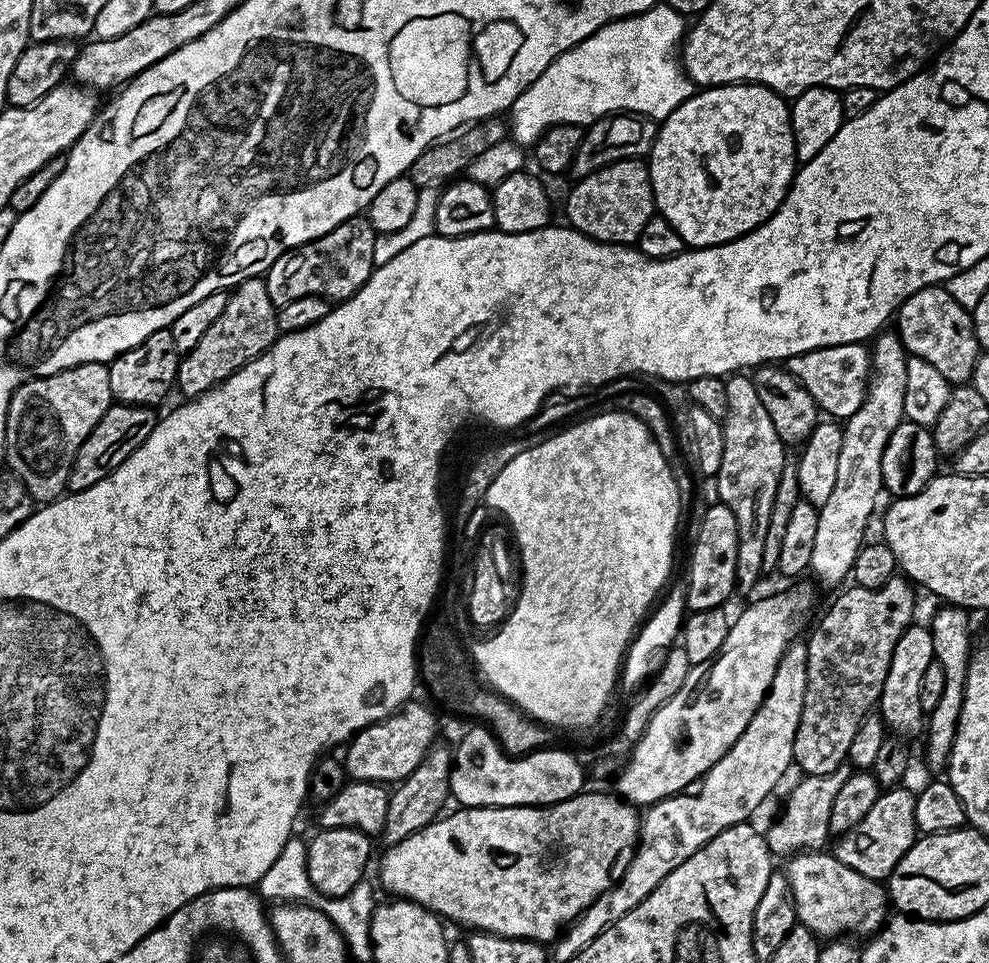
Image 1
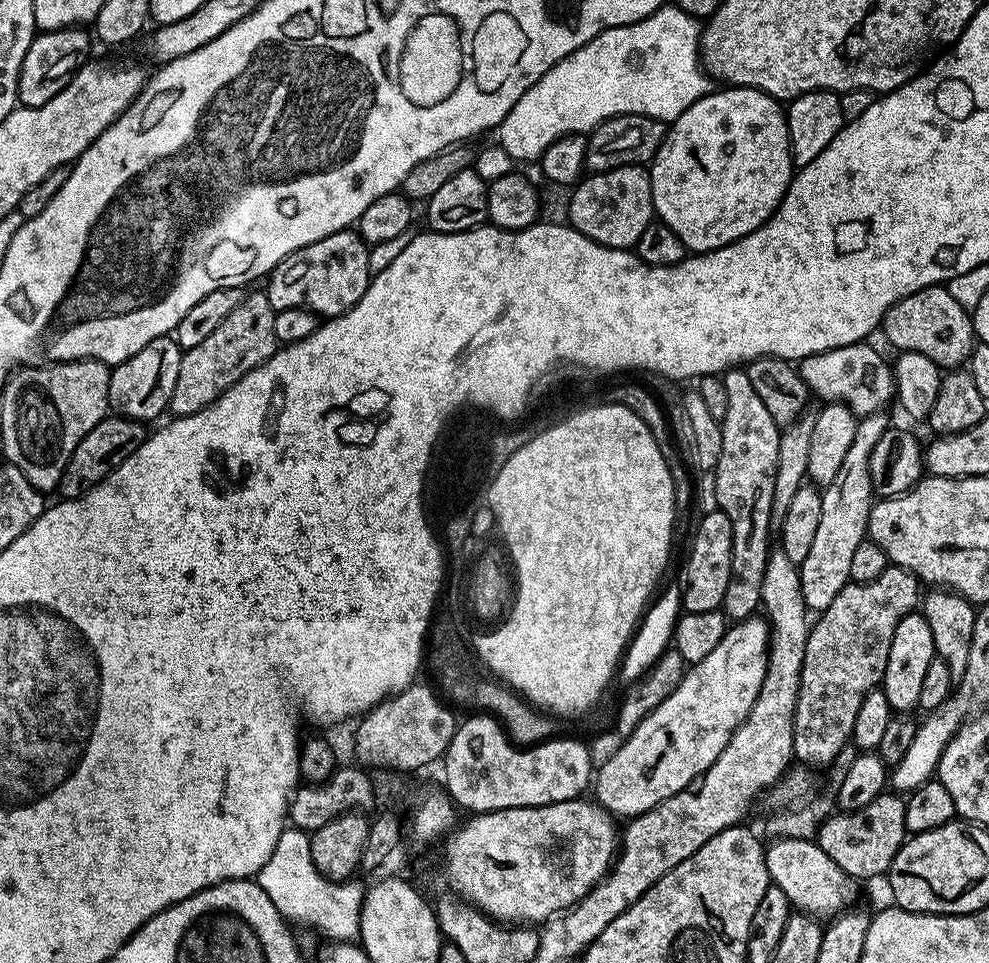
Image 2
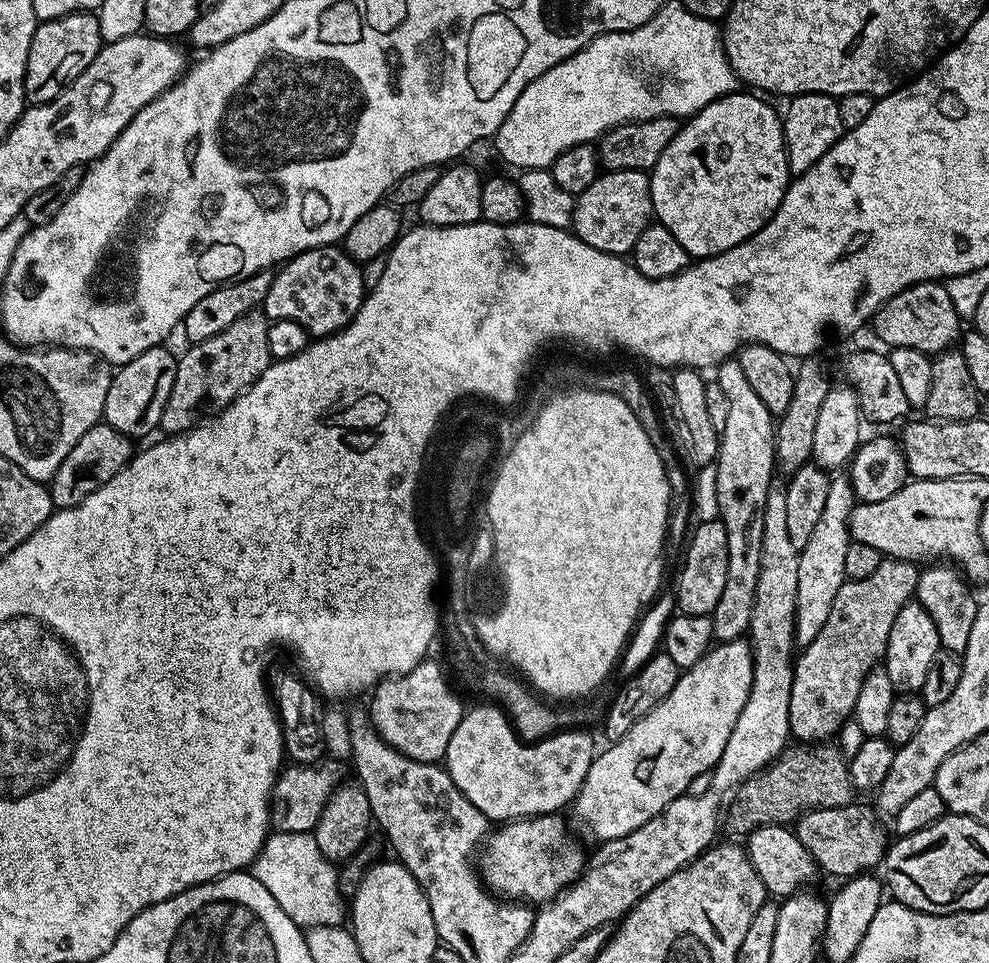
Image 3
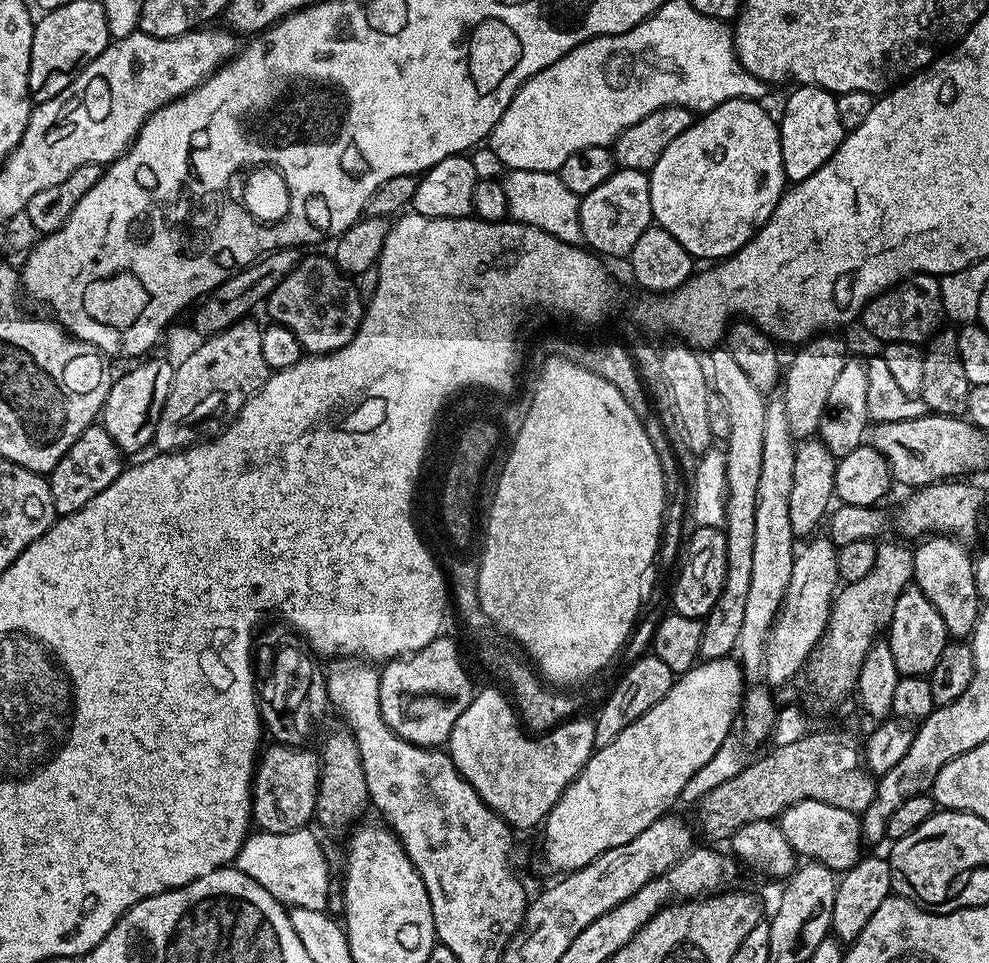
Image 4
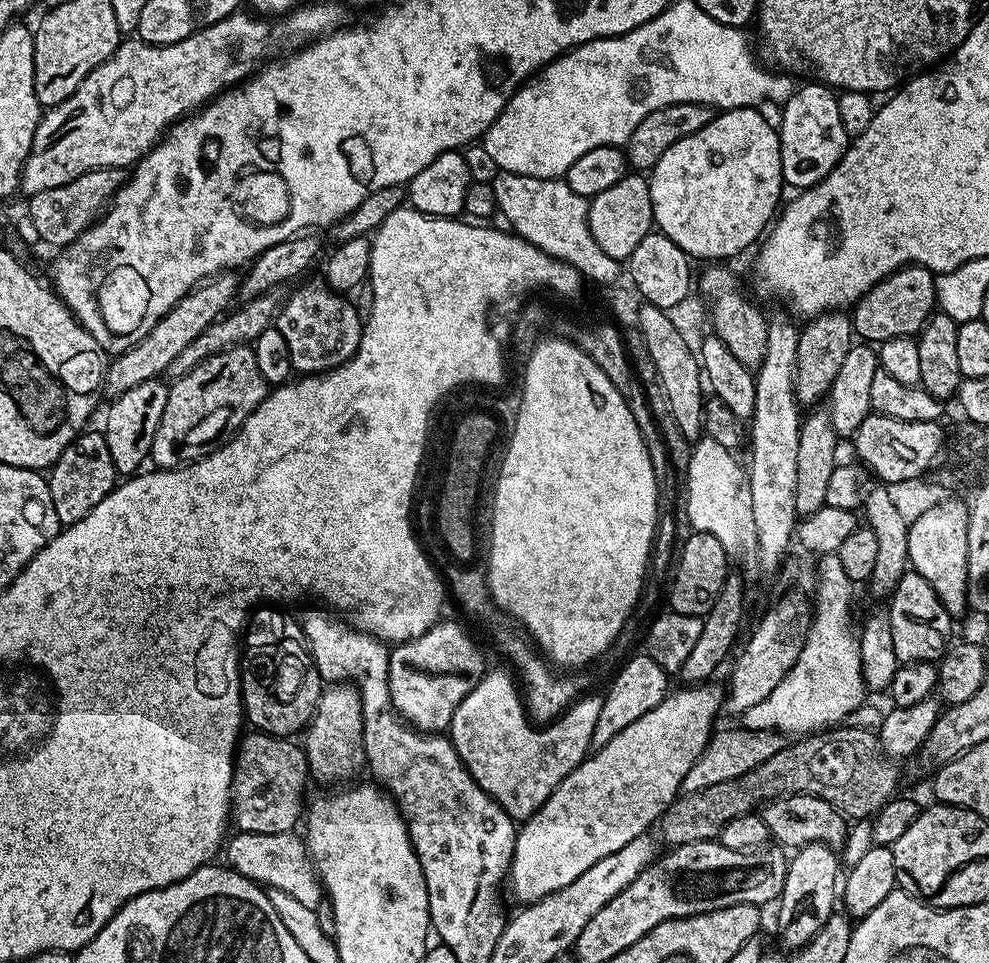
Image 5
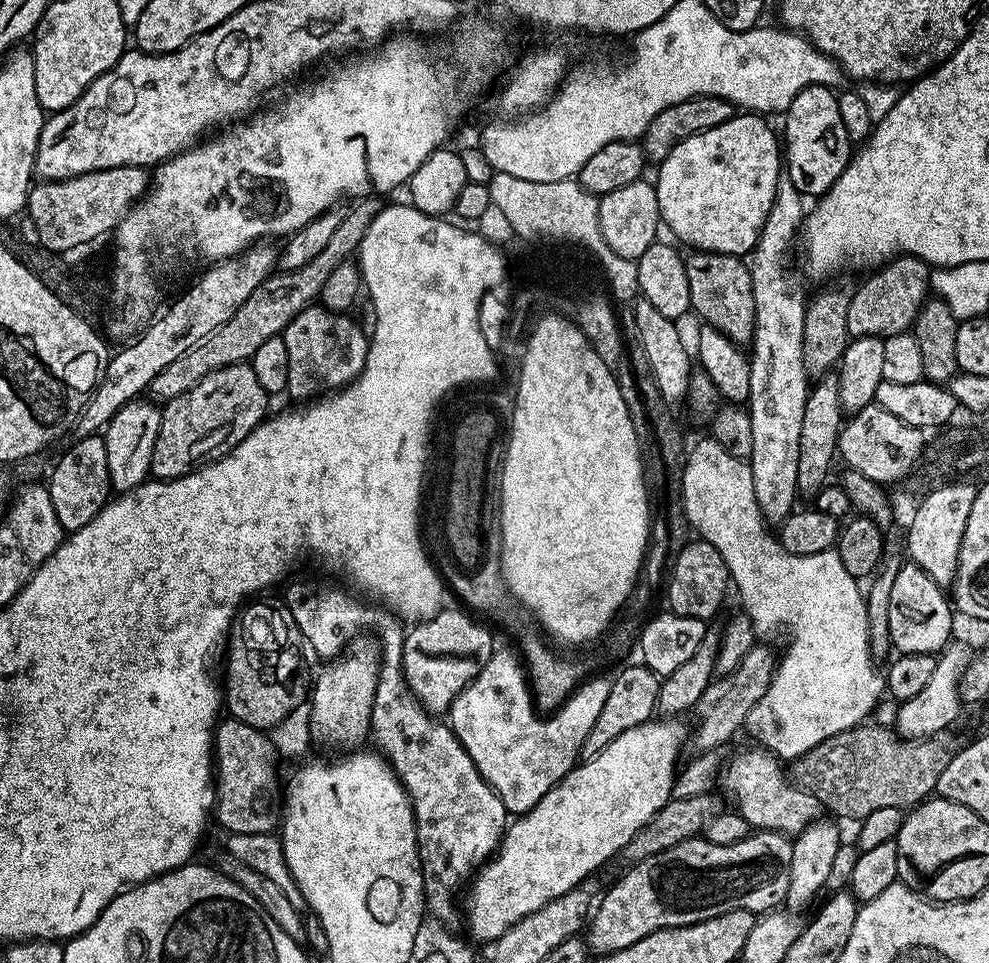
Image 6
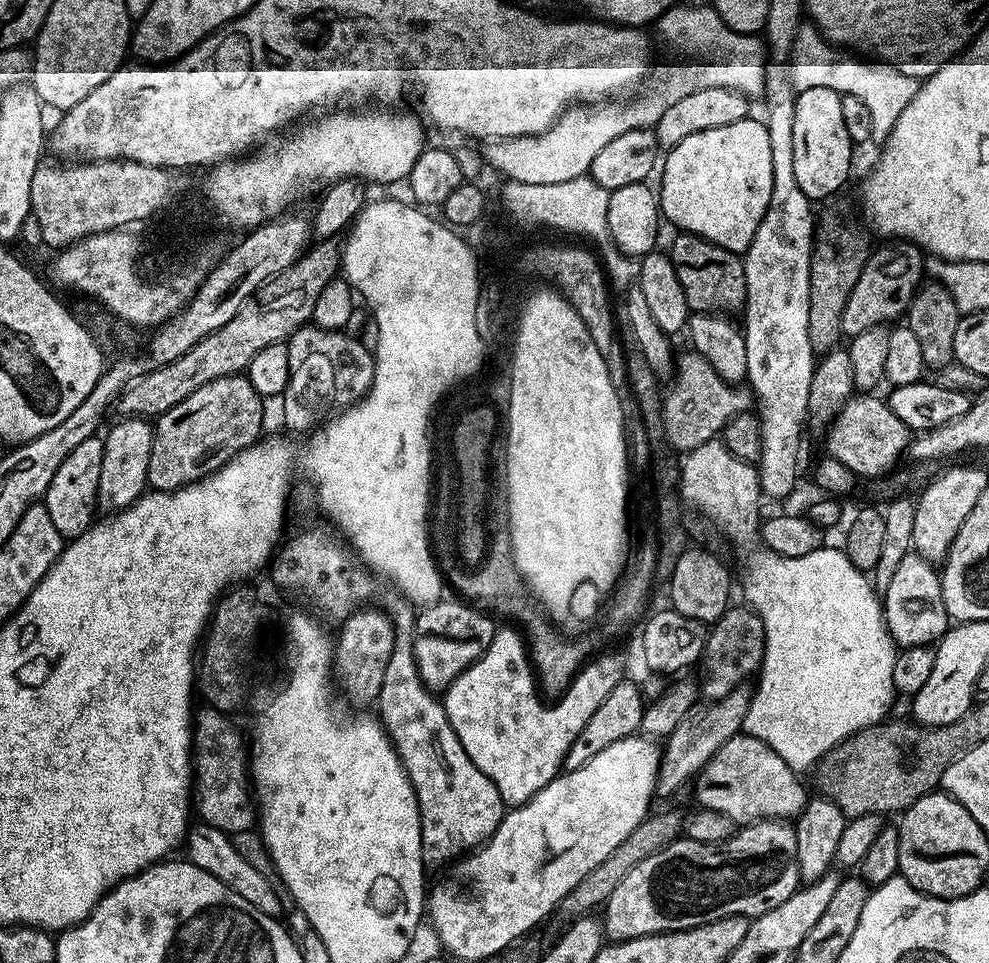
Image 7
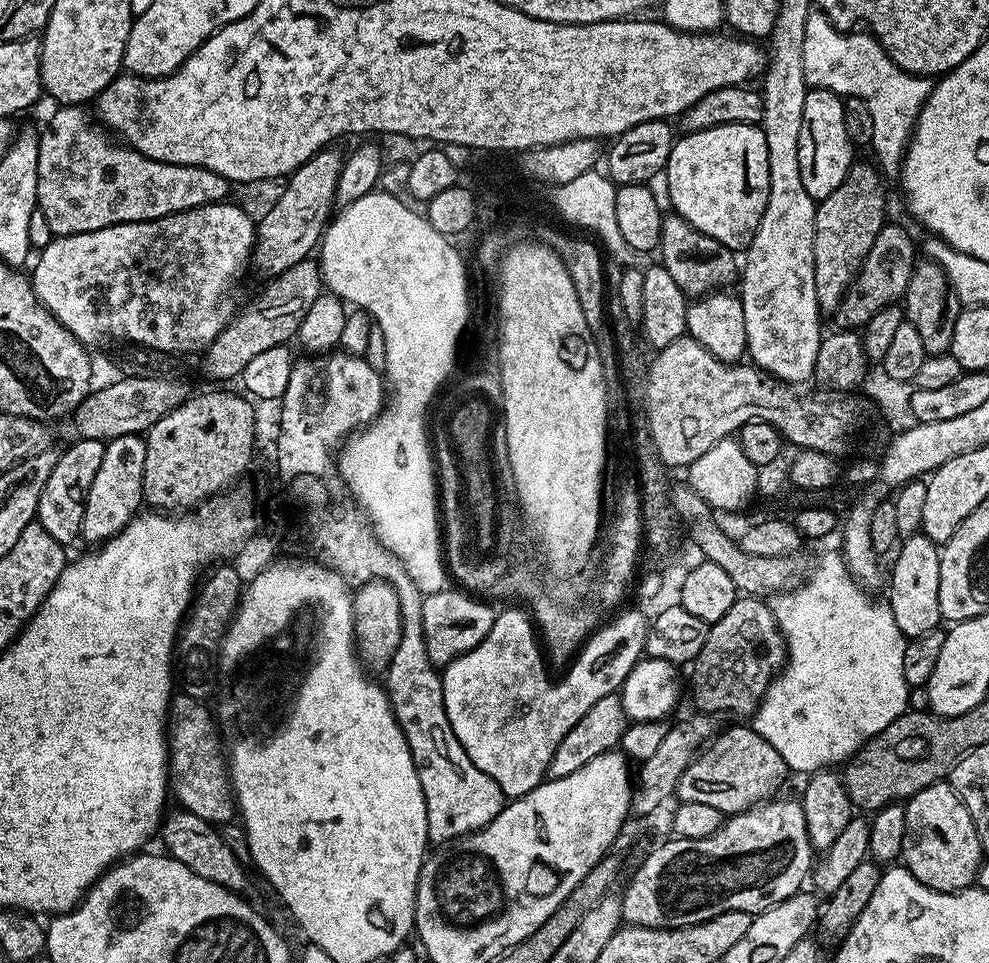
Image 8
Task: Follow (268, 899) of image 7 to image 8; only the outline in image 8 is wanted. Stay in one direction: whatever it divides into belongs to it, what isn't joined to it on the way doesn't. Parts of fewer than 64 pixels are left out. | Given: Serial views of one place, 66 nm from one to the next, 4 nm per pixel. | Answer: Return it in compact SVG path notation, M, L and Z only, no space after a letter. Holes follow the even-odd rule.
M183 810L169 811L162 824L162 837L167 855L174 857L182 866L194 870L201 878L210 878L210 882L218 882L218 886L229 888L237 894L247 893L248 872L245 861L231 849L217 832L217 825L208 824L202 818Z

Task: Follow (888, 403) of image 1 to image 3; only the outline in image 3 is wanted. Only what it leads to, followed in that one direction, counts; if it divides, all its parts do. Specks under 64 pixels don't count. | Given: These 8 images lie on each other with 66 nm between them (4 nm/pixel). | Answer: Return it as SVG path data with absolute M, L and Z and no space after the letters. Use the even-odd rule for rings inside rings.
M836 474L829 479L830 494L826 494L826 507L822 509L822 518L818 518L818 526L814 534L810 534L810 542L806 542L806 546L799 549L796 642L800 646L818 638L818 630L826 626L826 618L830 618L830 606L834 606L834 598L838 598L838 590L846 579L846 550L850 543L848 519L858 501L852 492L851 479L847 475L840 475L844 474Z

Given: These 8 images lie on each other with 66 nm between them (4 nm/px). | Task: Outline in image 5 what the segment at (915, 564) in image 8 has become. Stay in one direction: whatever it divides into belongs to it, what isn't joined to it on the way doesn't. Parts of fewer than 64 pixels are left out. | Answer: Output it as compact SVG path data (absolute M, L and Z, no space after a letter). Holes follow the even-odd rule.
M911 570L905 572L898 586L892 591L886 607L890 614L890 630L894 634L894 654L898 654L901 664L939 661L949 647L948 635L952 632L953 616L938 602L934 586L922 578L922 574Z

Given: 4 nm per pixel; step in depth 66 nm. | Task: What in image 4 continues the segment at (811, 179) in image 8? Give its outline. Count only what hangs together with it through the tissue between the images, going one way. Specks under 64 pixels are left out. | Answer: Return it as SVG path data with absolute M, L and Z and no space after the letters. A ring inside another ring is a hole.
M813 84L796 86L791 89L788 101L784 104L784 113L778 116L780 145L782 146L782 166L784 175L795 182L810 178L818 166L822 166L838 150L845 138L842 122L838 122L836 96L825 88L816 88Z

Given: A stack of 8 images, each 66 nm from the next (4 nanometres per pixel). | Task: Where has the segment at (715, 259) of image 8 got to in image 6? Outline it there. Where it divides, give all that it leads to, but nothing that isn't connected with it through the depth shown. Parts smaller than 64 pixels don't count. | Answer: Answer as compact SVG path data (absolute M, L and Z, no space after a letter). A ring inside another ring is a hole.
M692 250L689 253L684 265L686 282L690 282L691 311L697 312L707 327L722 330L722 334L726 334L726 338L730 338L734 343L741 346L751 345L755 330L751 267L741 257L730 254L699 250Z

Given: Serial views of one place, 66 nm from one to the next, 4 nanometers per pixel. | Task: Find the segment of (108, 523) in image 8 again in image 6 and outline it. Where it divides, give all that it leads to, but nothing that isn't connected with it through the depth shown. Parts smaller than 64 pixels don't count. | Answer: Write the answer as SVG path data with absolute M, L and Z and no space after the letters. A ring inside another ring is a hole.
M148 398L132 400L118 414L114 414L108 427L103 429L102 435L106 446L106 466L108 467L108 483L111 491L123 494L134 490L139 484L149 479L152 471L152 455L154 454L154 442L158 438L160 429L159 403ZM152 403L152 404L151 404Z

